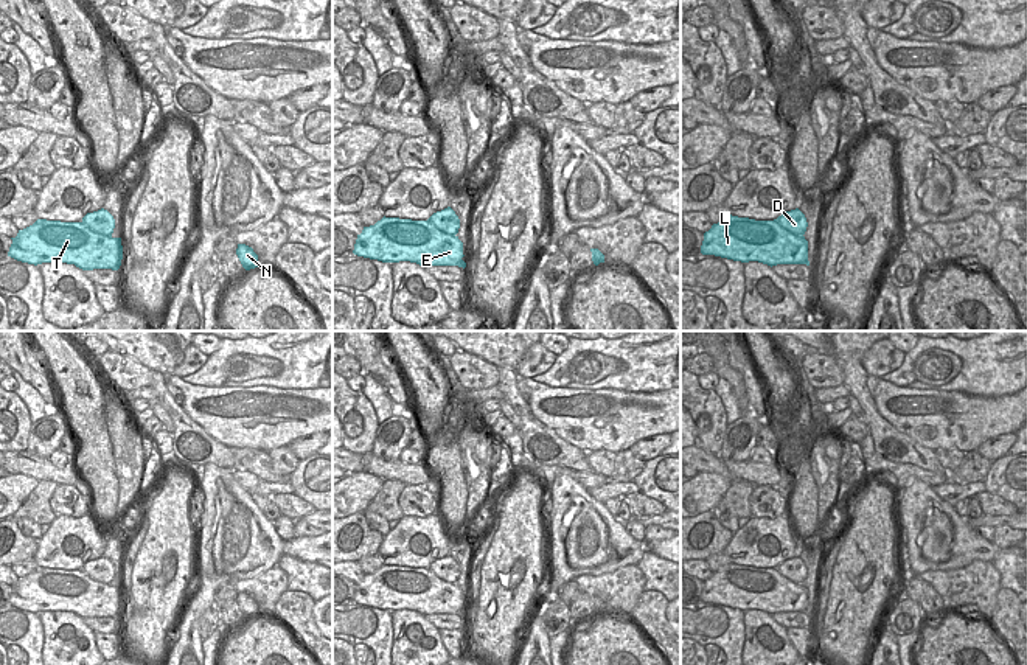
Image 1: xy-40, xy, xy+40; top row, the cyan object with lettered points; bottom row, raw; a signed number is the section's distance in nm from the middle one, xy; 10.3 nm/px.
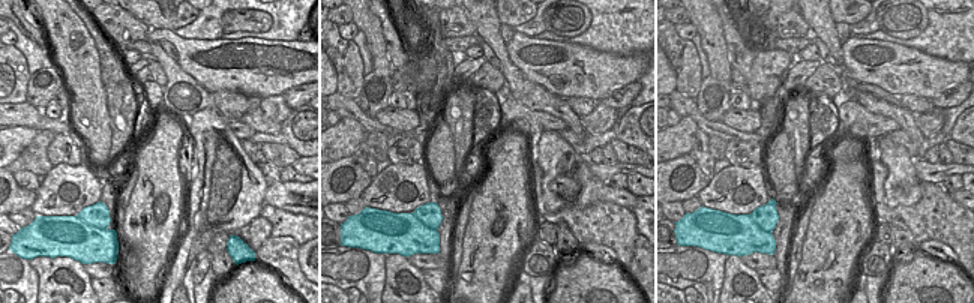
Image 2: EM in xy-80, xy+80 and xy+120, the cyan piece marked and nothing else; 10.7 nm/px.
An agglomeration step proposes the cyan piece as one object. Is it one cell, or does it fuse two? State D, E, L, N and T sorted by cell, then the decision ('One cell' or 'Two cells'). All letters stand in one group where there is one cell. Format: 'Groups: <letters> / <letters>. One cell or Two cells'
Groups: D / E L N T. Two cells

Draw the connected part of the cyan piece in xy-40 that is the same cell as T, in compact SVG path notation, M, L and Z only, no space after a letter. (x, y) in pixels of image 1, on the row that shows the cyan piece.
M37 219L11 238L8 256L28 263L67 263L82 270L118 270L123 259L121 238L103 236L82 222Z

